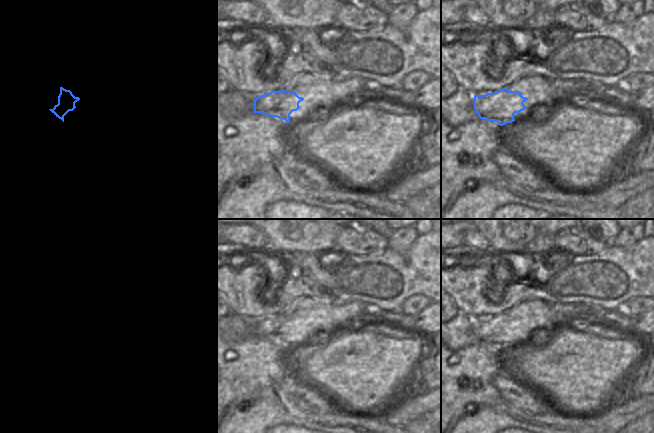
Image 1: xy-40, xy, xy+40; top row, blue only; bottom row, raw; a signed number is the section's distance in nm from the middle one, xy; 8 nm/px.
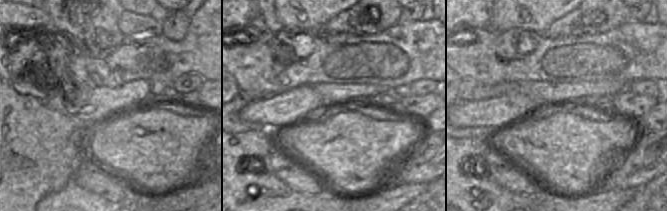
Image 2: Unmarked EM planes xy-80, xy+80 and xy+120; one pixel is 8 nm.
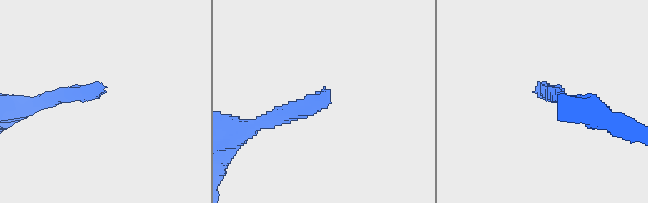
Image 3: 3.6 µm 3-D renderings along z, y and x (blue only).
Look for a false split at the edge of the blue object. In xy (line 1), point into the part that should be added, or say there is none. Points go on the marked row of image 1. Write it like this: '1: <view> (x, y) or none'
1: xy (319, 93)

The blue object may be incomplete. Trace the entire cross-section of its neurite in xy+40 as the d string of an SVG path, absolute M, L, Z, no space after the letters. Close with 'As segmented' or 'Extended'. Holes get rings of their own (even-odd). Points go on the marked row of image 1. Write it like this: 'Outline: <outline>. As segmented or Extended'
Outline: M535 75L519 79L493 93L474 95L474 110L480 119L503 126L527 118L537 107L557 101L551 79Z. Extended.

